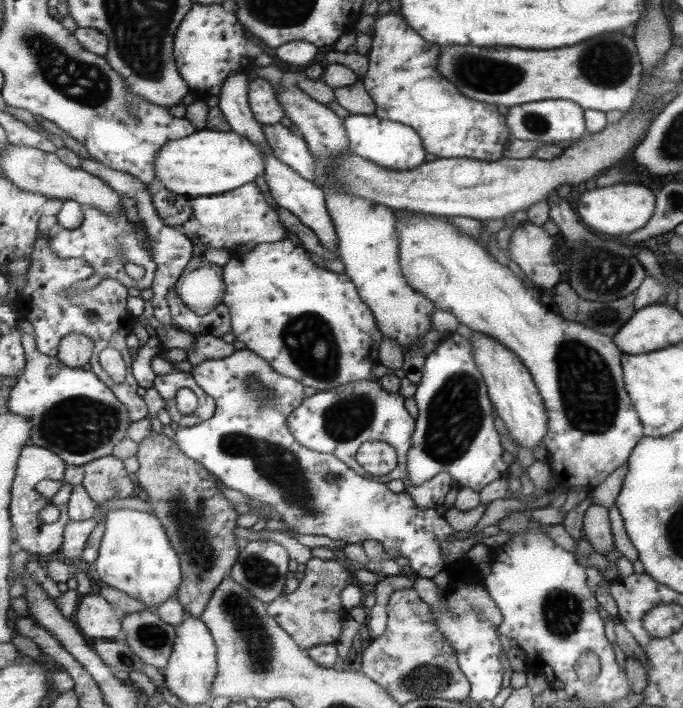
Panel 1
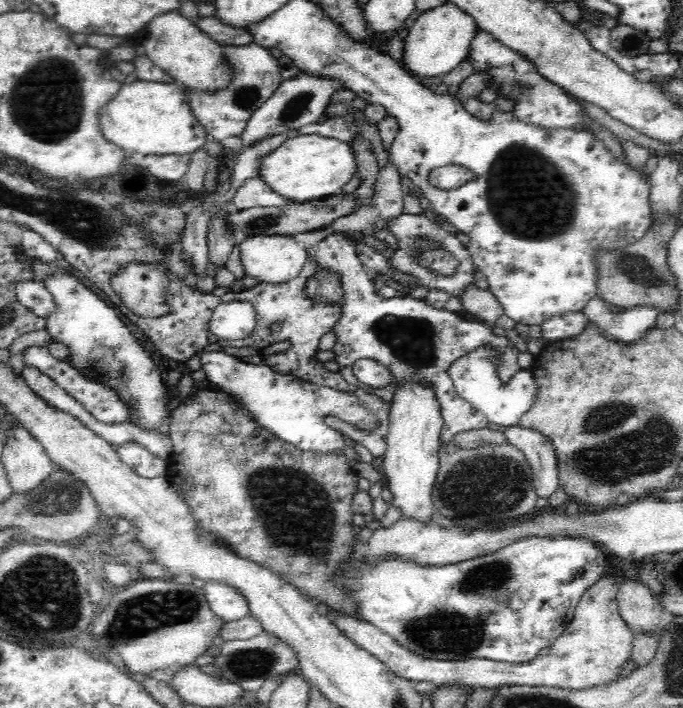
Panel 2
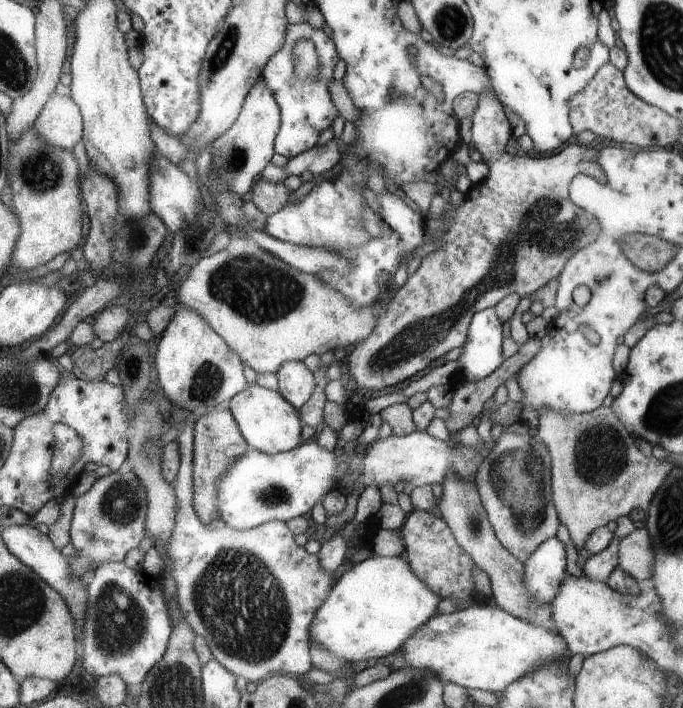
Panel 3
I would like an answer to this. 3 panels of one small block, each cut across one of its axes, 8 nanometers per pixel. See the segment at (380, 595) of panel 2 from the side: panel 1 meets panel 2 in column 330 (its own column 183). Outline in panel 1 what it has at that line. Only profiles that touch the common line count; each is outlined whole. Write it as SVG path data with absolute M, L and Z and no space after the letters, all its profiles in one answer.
M109 510L107 518L107 534L101 546L101 556L95 562L99 580L155 610L171 598L177 598L181 584L185 582L185 570L161 518L155 512L141 510Z

